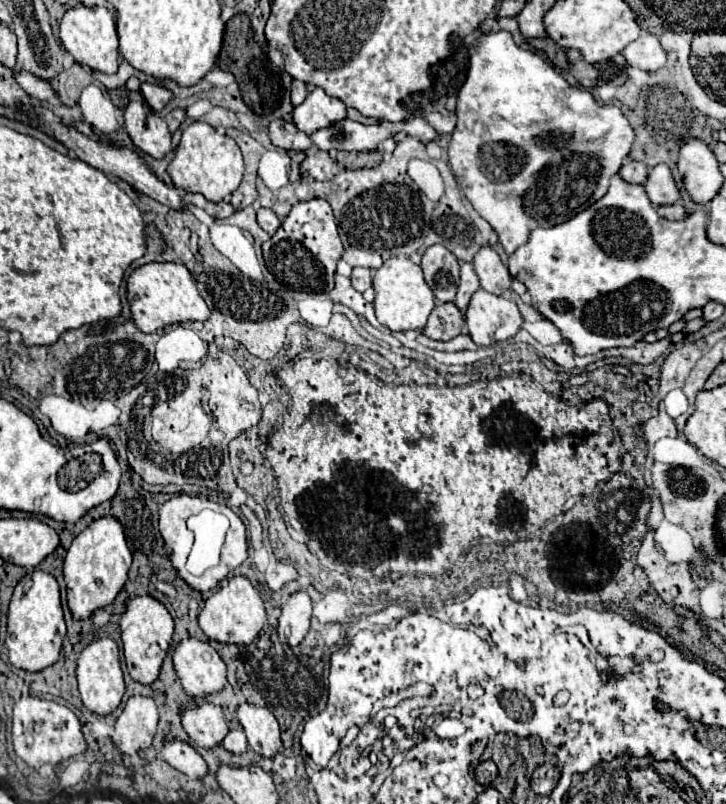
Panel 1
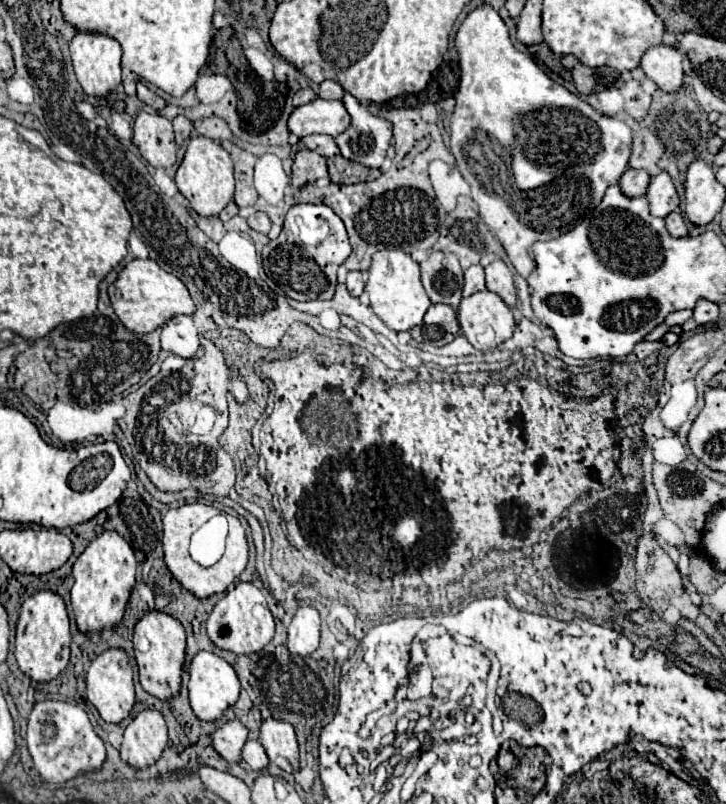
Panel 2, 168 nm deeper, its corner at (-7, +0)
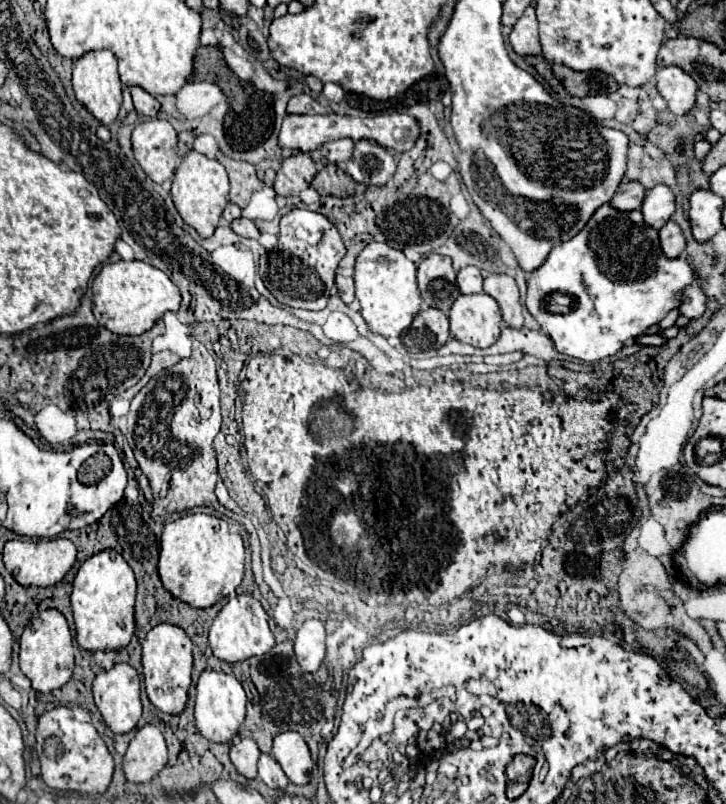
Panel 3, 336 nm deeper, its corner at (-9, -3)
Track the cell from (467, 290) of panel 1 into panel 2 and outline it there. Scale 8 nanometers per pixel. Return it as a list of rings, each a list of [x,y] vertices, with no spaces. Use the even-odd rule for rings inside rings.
[[[471,265],[465,271],[465,285],[463,285],[463,297],[469,297],[477,291],[485,289],[485,273],[481,265]]]

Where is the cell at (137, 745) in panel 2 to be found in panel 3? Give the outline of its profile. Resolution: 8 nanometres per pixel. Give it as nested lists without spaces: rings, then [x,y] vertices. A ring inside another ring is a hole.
[[[147,724],[137,730],[127,754],[123,756],[125,778],[133,784],[149,782],[167,764],[167,746],[163,734]]]

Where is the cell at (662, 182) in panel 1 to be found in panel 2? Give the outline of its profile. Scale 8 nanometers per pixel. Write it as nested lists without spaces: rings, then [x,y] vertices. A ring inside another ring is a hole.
[[[665,171],[651,179],[647,197],[649,197],[649,207],[651,207],[653,217],[667,217],[679,207],[677,189],[673,185],[673,179]]]

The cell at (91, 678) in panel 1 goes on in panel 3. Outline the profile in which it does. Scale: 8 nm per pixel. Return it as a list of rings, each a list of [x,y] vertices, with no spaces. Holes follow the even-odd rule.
[[[115,664],[113,670],[93,680],[95,704],[113,734],[131,732],[143,712],[139,698],[139,676],[129,664]]]

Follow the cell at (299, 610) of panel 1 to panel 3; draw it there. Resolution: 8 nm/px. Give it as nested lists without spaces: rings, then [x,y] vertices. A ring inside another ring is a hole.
[[[307,620],[295,638],[295,656],[305,672],[317,672],[325,658],[325,628],[321,620]]]

